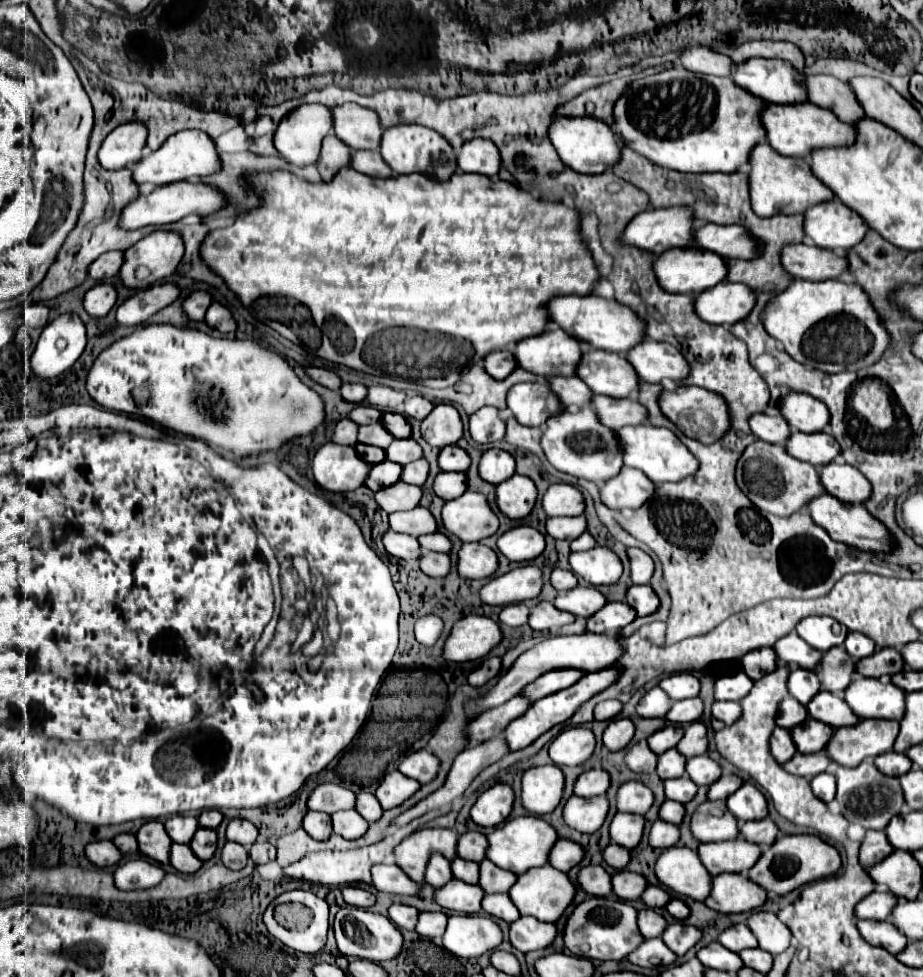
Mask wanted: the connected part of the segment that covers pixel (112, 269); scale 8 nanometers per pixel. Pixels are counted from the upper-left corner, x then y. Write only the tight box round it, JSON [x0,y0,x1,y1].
[90,251,124,281]

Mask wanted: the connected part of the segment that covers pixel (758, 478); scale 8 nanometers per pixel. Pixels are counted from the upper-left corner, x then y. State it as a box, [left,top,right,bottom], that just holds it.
[736,441,826,517]

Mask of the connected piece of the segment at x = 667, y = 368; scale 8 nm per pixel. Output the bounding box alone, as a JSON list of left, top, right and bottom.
[626,341,690,383]

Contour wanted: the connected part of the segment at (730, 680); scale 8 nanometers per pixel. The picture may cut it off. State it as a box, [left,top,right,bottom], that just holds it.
[716,673,754,701]

